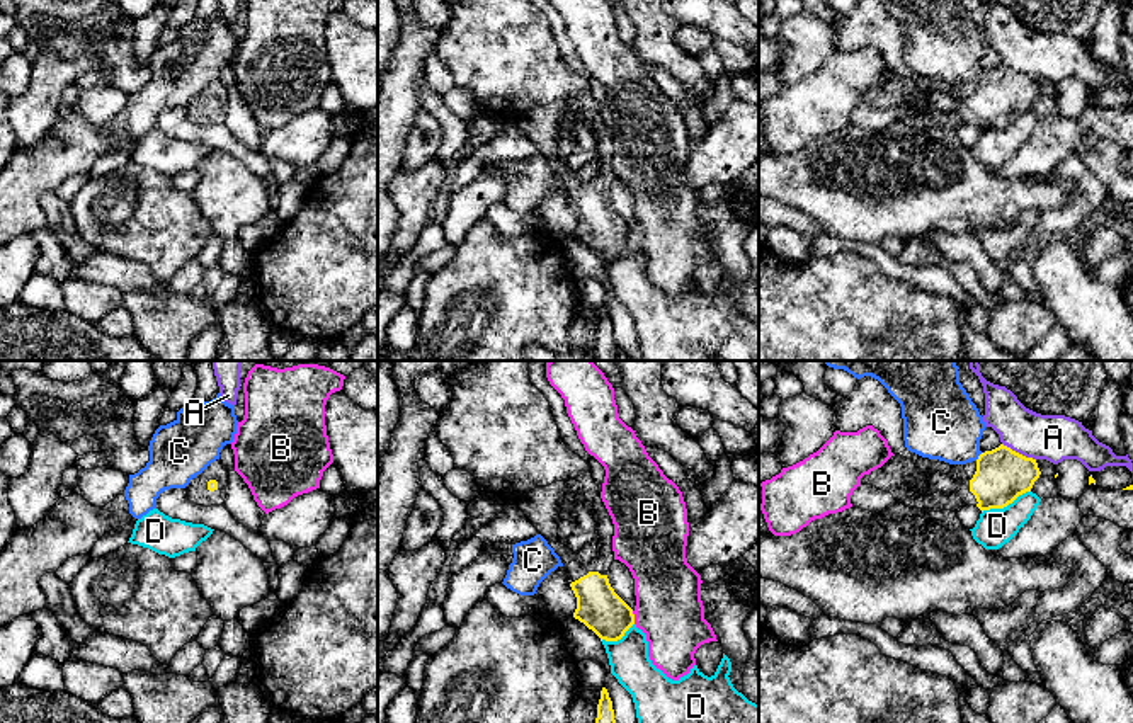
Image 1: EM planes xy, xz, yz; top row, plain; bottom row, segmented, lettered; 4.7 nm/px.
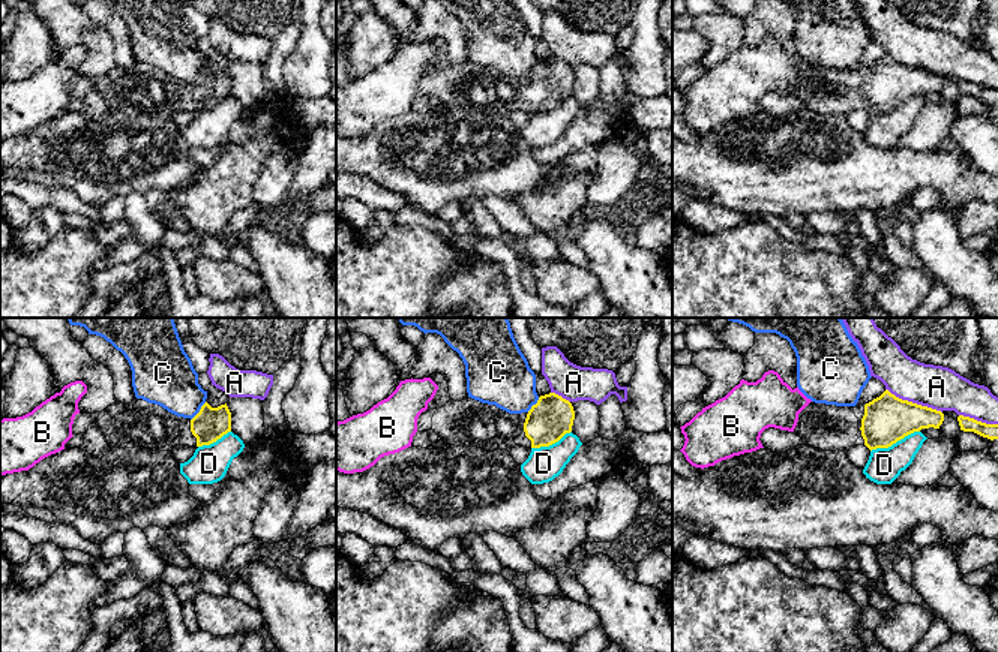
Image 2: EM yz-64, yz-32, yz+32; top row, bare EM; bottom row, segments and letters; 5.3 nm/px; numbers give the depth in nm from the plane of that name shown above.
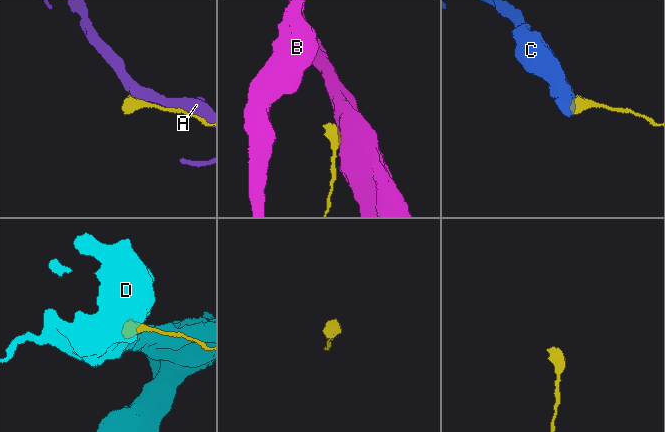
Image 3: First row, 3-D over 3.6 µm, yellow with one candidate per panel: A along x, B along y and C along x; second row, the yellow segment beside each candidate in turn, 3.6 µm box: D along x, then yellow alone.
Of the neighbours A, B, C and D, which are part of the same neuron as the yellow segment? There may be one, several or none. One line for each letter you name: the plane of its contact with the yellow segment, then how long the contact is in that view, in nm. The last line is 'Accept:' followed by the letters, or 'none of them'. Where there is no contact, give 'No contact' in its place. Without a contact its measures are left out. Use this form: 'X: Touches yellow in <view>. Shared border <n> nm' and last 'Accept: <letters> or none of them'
Accept: none of them

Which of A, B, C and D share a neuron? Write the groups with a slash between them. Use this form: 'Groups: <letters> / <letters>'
Groups: A / B / C / D

